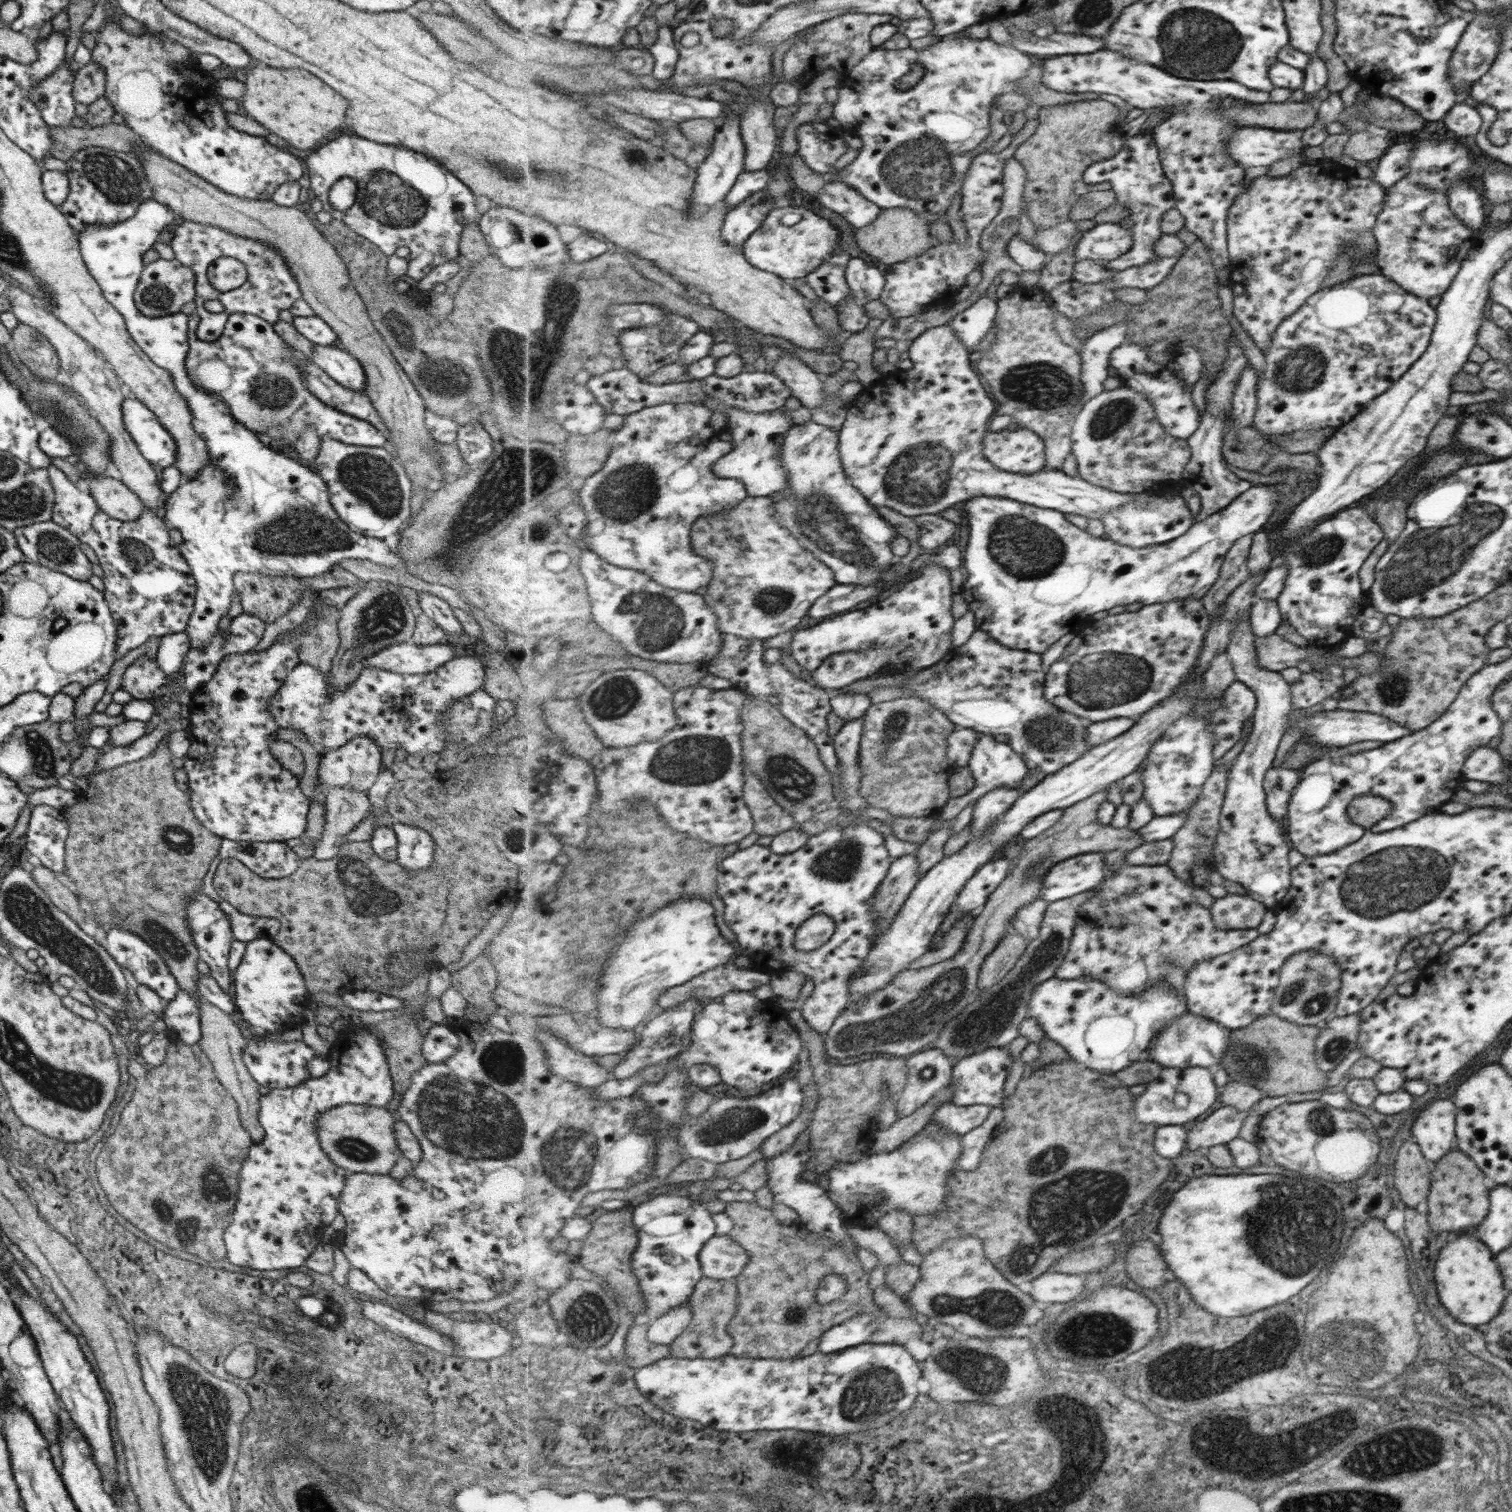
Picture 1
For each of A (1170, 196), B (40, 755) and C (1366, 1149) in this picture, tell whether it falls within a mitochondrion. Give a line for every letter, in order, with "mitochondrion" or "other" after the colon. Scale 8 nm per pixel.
A: other
B: mitochondrion
C: other

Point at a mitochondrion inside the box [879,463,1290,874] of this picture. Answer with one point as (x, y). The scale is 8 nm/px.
(1107, 678)

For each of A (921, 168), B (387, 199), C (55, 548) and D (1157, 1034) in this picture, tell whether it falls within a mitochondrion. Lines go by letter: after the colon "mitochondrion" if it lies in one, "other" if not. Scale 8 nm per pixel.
A: mitochondrion
B: mitochondrion
C: mitochondrion
D: other

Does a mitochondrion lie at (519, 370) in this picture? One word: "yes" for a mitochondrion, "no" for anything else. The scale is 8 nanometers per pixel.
yes

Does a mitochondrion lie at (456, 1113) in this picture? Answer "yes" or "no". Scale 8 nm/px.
yes

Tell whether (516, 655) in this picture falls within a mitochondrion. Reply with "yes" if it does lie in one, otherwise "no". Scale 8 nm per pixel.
no

